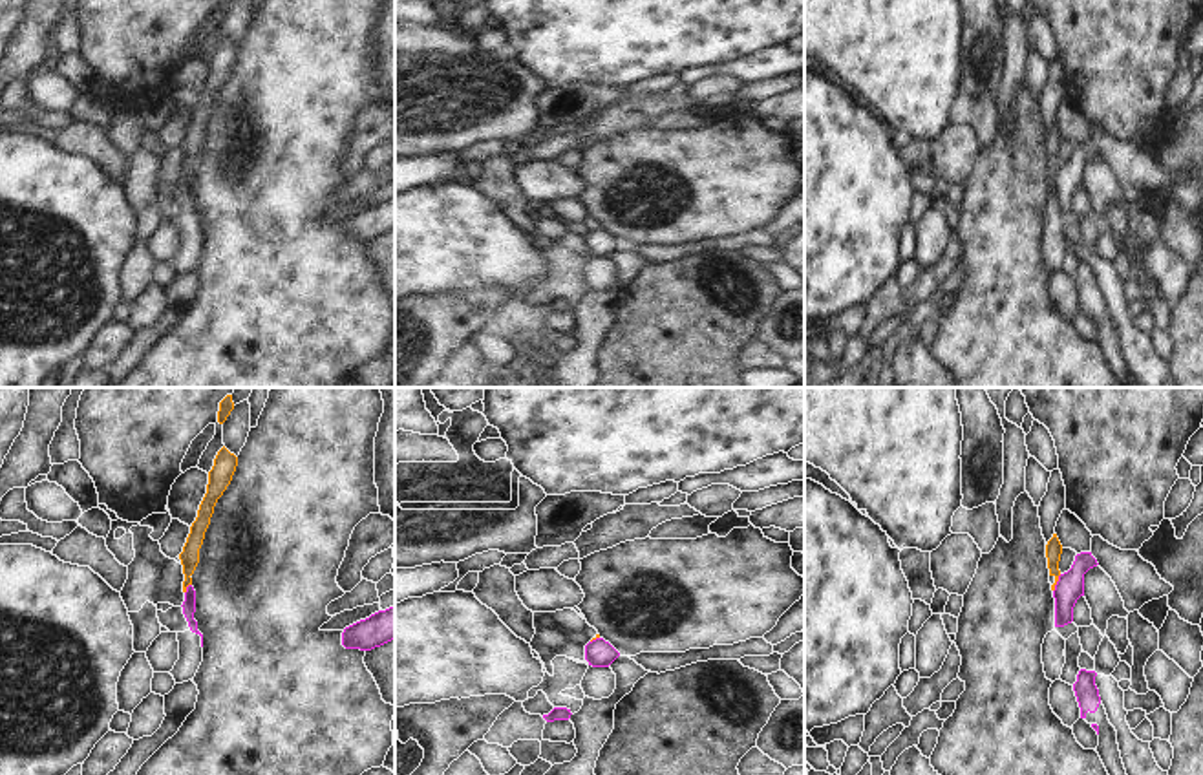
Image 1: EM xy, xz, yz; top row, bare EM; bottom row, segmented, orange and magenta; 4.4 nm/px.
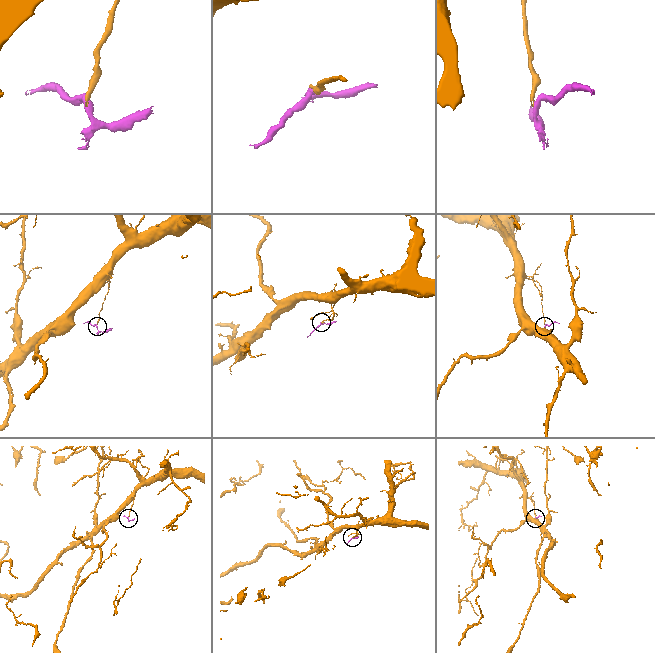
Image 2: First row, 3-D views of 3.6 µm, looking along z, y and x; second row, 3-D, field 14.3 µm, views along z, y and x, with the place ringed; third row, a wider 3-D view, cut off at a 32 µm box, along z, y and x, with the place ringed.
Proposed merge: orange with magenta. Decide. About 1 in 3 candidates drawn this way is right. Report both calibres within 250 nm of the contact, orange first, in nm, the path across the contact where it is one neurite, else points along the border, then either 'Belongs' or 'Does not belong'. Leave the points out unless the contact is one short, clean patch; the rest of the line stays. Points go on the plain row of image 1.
Thickness 80 nm (orange) against 120 nm. Boundary: yz (1061, 165), (1053, 181). Does not belong.

